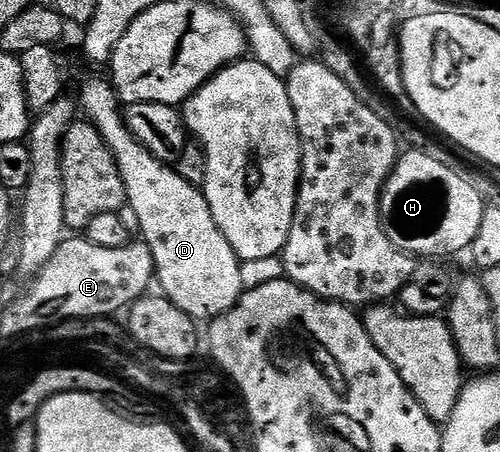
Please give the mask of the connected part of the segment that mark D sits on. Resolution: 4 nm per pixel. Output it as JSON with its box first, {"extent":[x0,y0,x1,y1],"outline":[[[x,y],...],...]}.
{"extent":[78,77,245,323],"outline":[[[92,77],[80,89],[78,105],[83,116],[92,122],[102,135],[106,147],[114,155],[118,163],[118,171],[122,181],[126,183],[126,205],[134,209],[141,224],[141,238],[147,243],[156,264],[155,280],[161,285],[163,296],[173,301],[186,315],[190,315],[197,323],[211,323],[217,317],[228,313],[240,302],[240,294],[245,292],[242,287],[240,274],[240,258],[230,247],[230,243],[222,235],[218,223],[214,223],[214,215],[210,211],[210,203],[204,198],[203,192],[197,186],[190,184],[180,177],[179,172],[169,162],[160,161],[134,135],[128,130],[124,122],[122,102],[116,95],[116,90],[111,80]]]}

